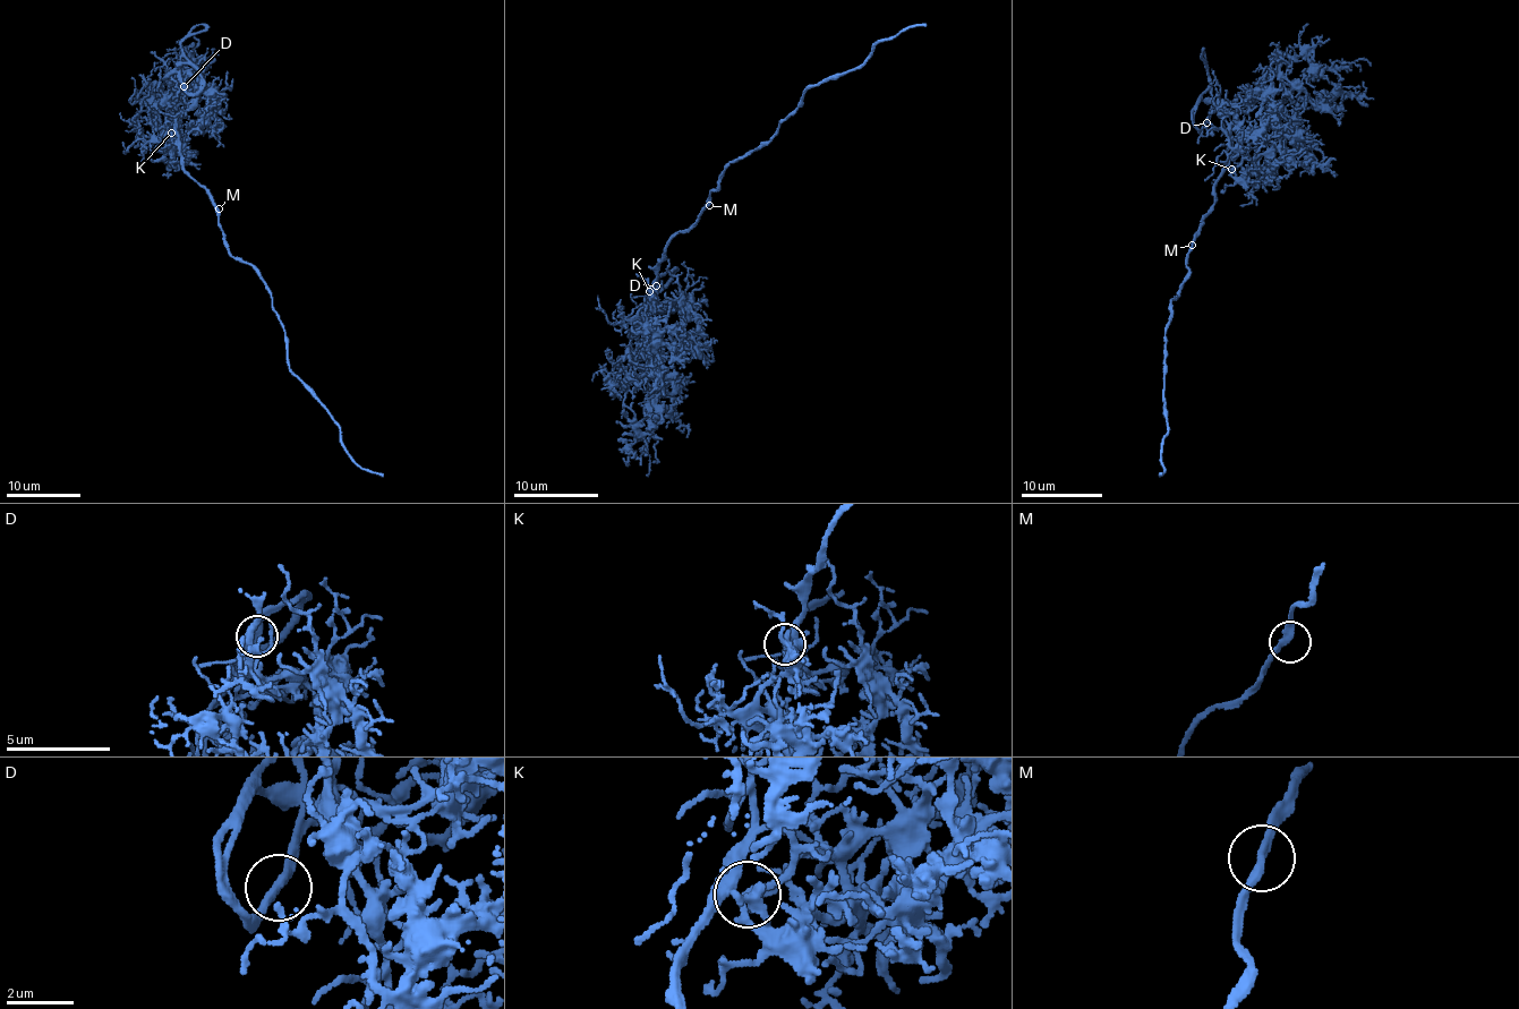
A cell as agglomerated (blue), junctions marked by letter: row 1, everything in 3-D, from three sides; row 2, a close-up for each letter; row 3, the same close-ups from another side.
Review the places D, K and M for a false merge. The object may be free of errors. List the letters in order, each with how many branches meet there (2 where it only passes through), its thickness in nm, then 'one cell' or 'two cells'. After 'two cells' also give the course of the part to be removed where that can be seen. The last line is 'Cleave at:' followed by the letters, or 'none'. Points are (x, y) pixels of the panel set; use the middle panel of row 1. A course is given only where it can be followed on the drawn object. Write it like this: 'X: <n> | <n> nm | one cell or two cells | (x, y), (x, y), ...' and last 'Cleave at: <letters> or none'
D: 2 | 280 nm | one cell
K: 2 | 200 nm | one cell
M: 2 | 260 nm | one cell
Cleave at: none

